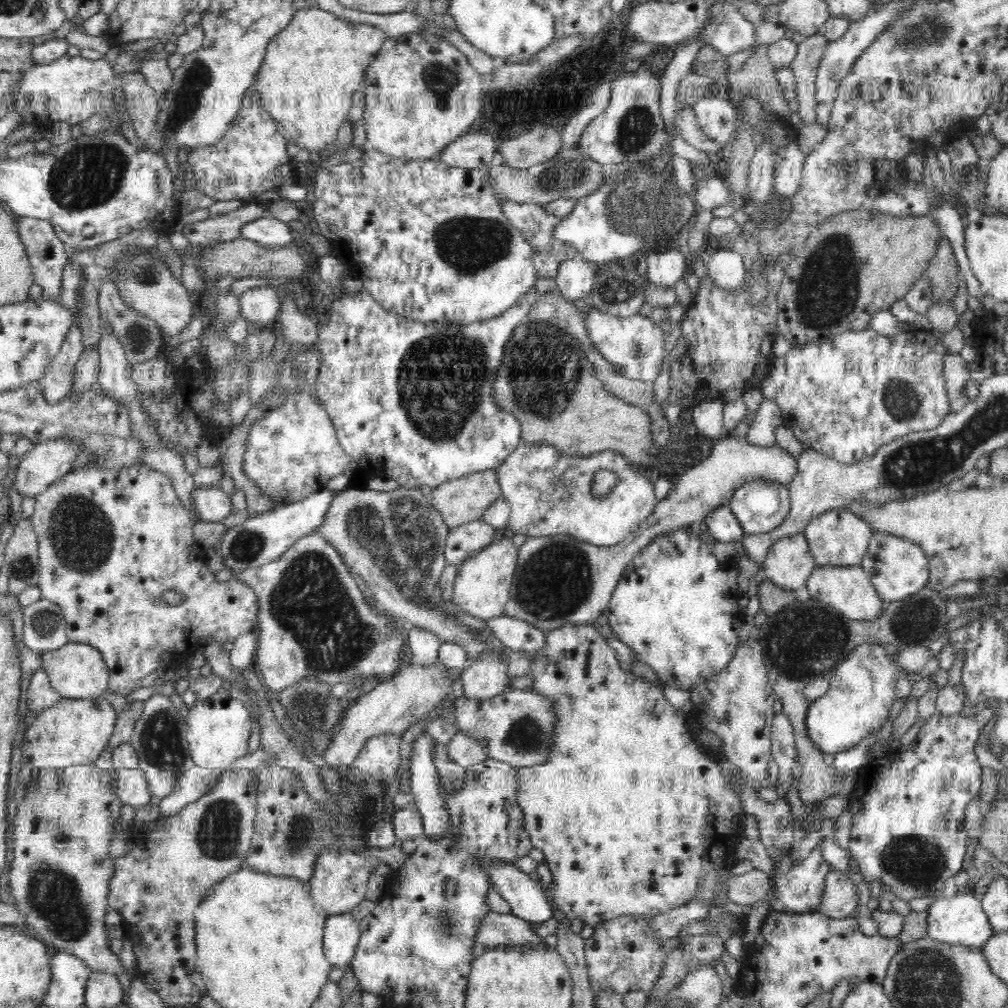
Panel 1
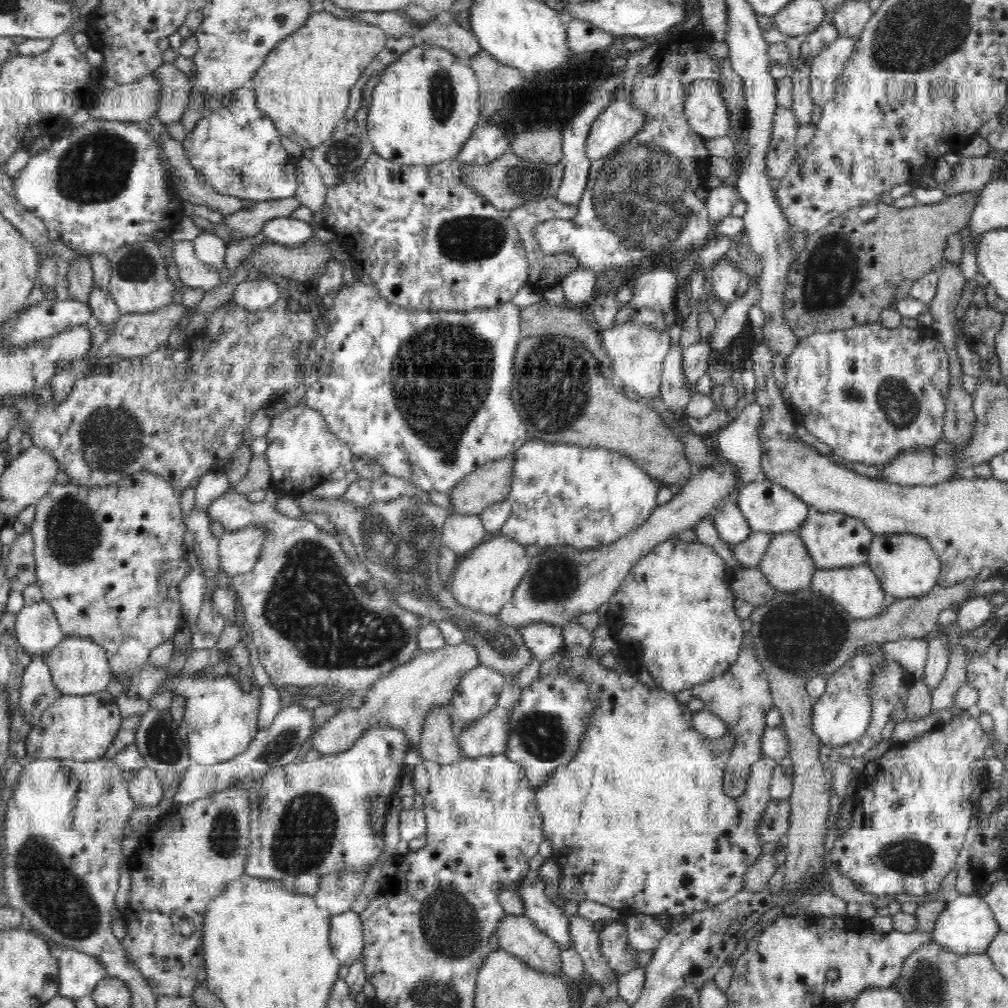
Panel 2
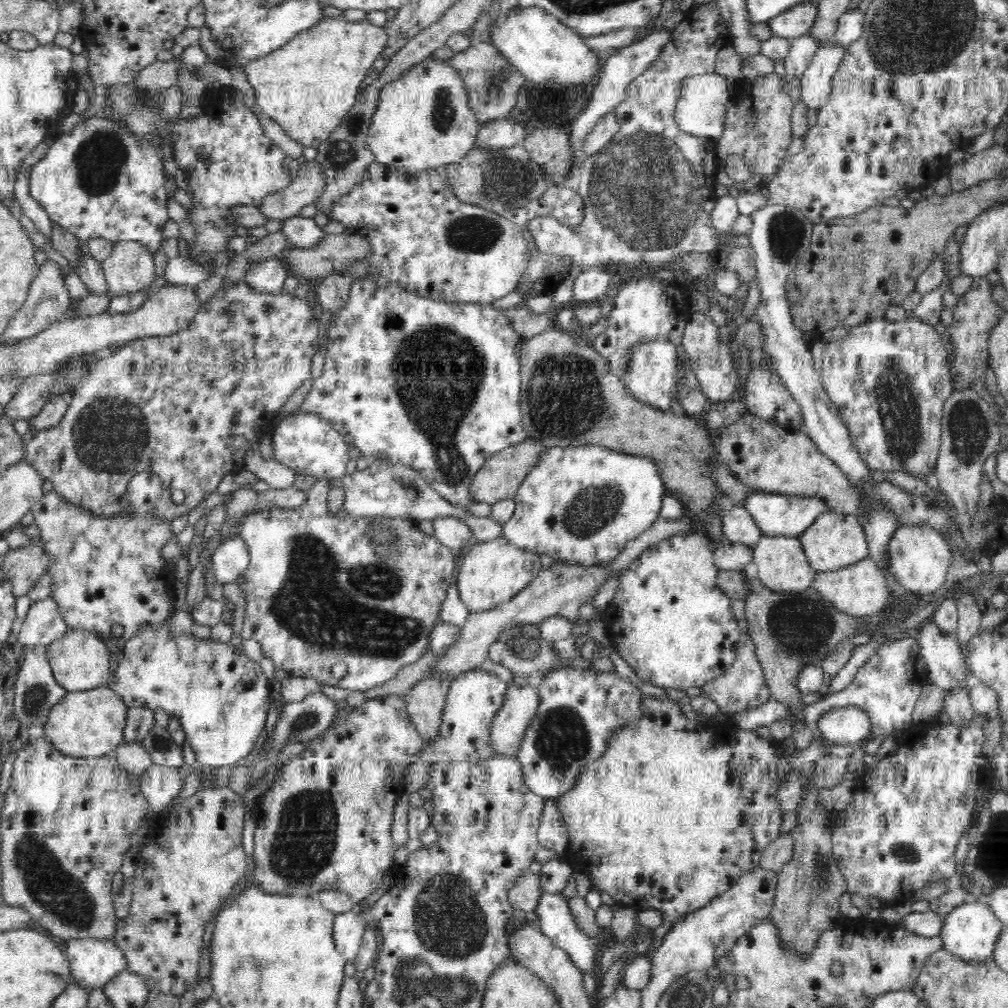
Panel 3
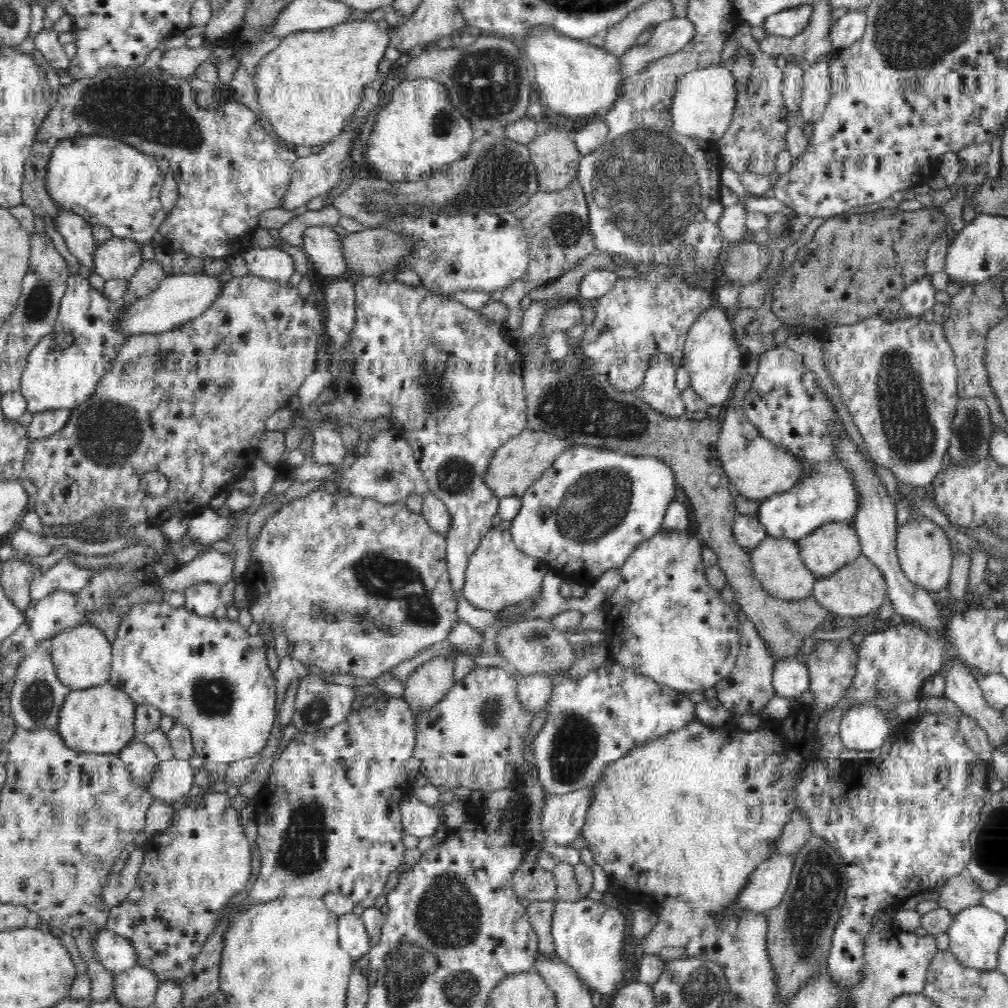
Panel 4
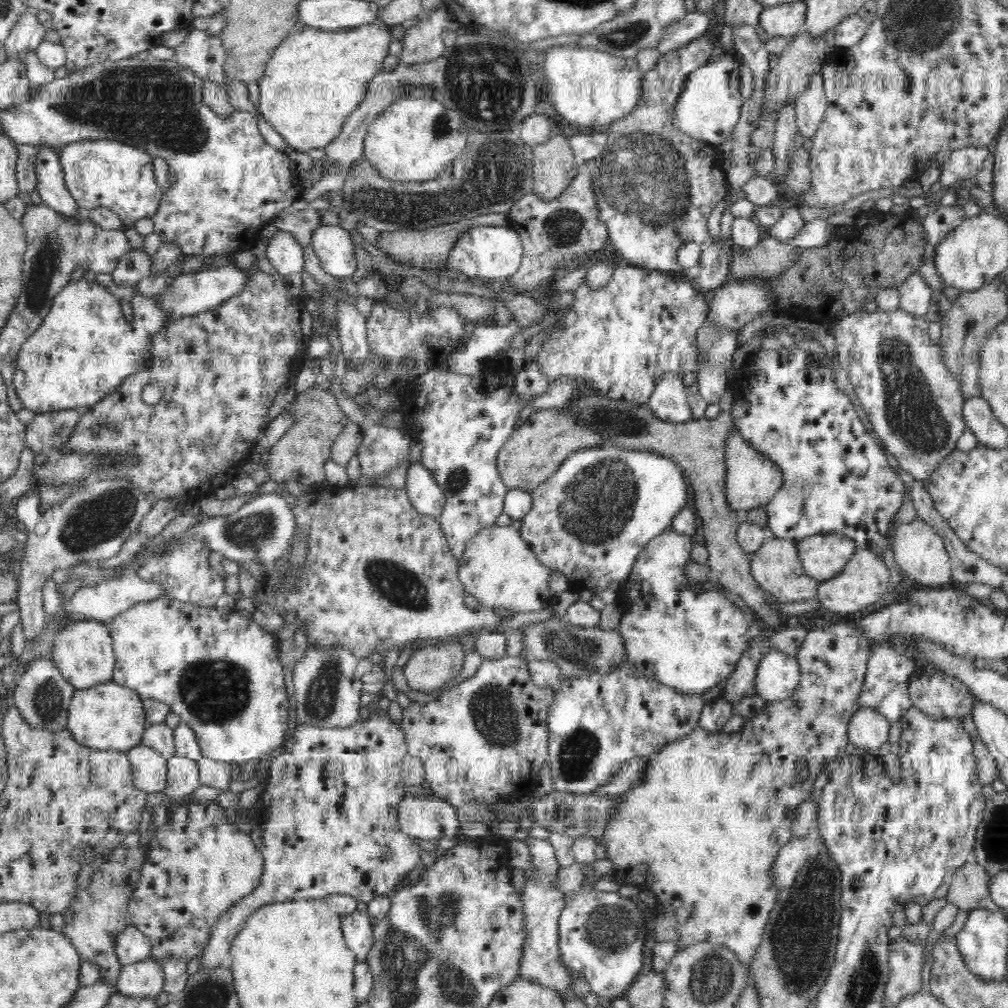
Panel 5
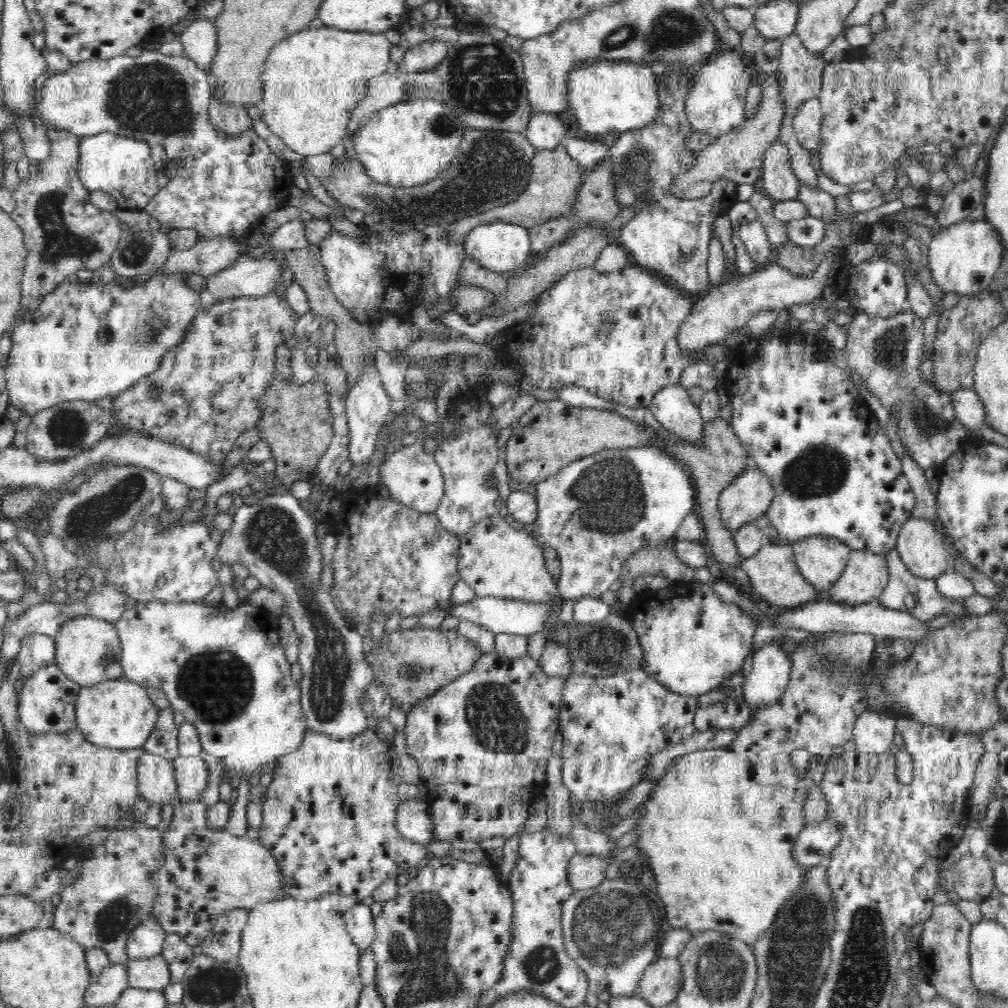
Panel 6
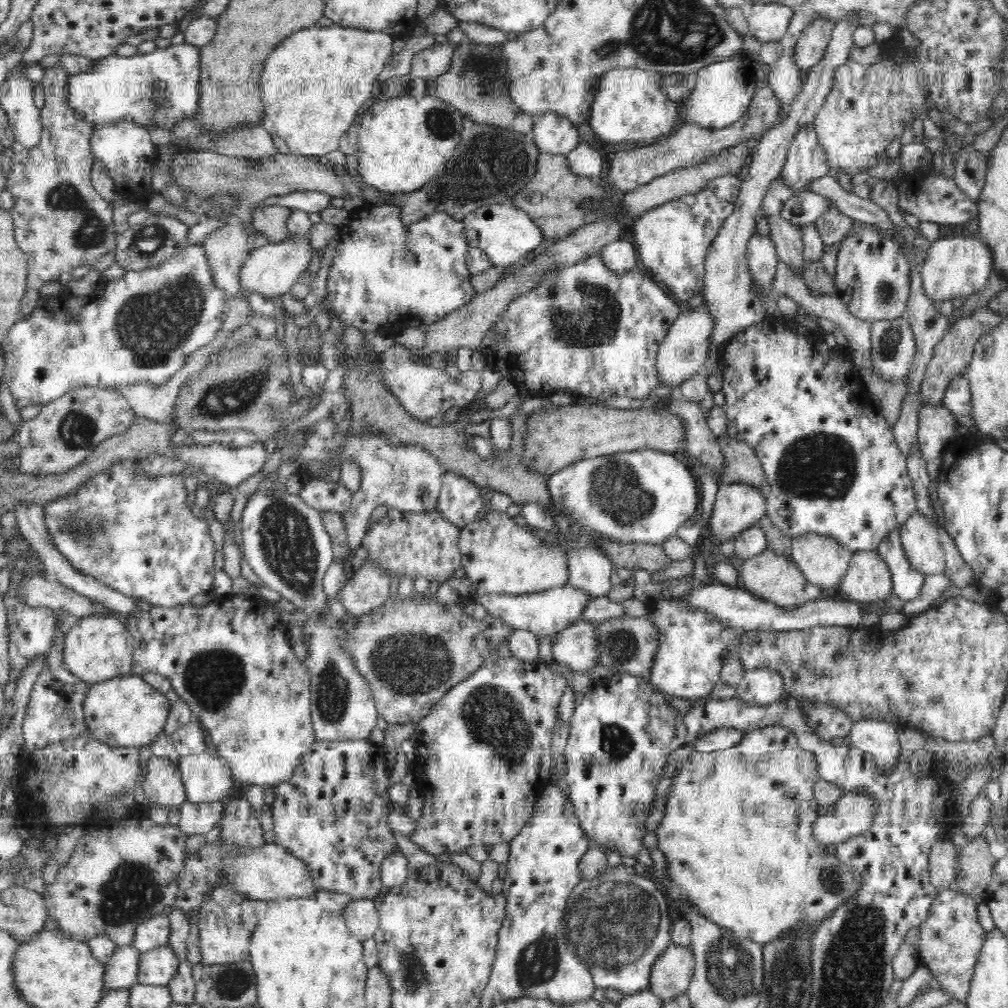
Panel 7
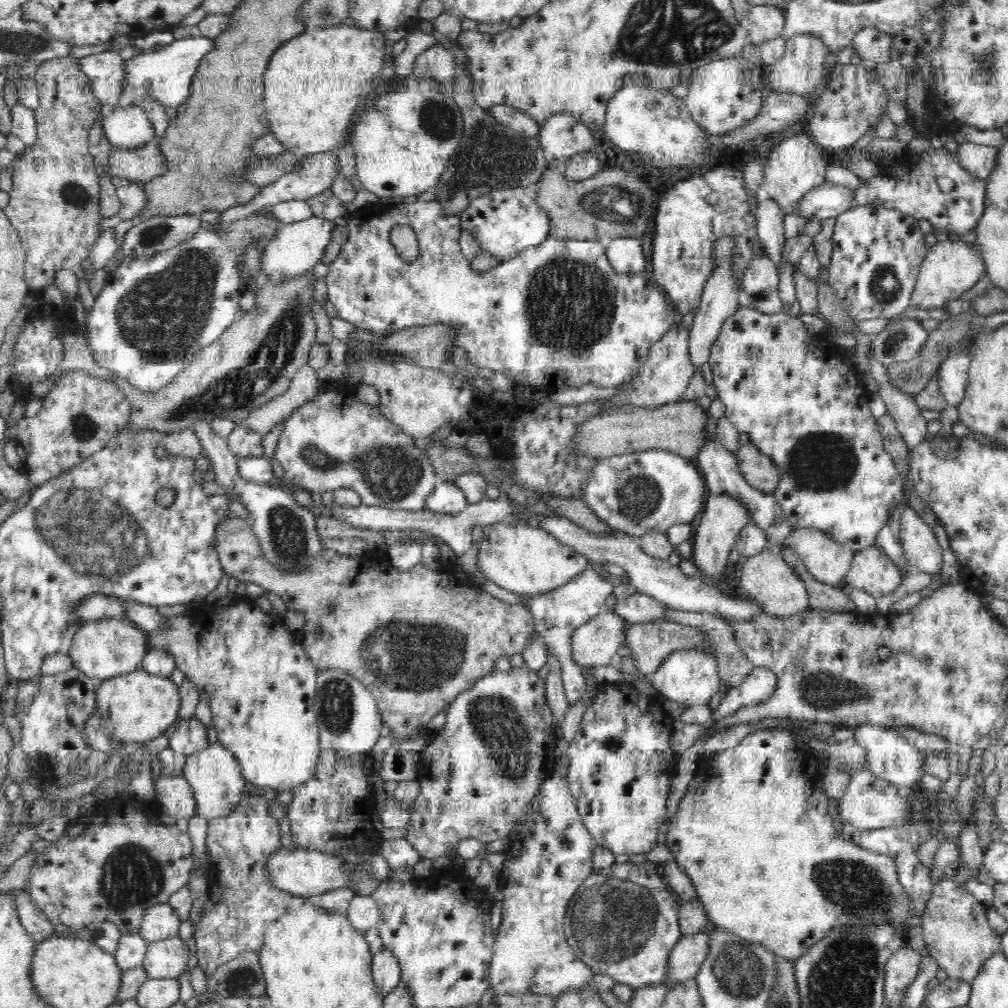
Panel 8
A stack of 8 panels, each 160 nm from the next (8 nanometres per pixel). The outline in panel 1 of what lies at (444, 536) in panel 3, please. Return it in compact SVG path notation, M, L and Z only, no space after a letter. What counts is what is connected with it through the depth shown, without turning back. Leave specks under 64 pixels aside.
M482 519L460 524L449 530L445 542L447 565L460 566L461 562L472 557L476 552L490 546L503 531L486 524Z

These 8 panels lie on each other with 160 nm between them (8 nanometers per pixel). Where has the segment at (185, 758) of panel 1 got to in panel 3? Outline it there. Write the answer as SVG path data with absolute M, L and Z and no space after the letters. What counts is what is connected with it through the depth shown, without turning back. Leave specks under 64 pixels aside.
M155 724L140 743L151 756L153 764L176 769L185 764L182 748L172 740L170 731L164 726Z

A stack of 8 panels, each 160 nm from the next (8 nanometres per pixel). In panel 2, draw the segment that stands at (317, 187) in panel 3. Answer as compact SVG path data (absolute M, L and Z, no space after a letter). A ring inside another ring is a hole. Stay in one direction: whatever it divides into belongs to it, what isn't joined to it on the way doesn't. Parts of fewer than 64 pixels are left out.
M295 196L260 201L251 204L248 208L227 214L221 223L222 226L230 228L230 240L231 242L236 242L237 240L250 238L250 236L256 236L268 220L288 217L300 205L298 200L295 199ZM234 232L240 232L242 234L241 239L234 237Z

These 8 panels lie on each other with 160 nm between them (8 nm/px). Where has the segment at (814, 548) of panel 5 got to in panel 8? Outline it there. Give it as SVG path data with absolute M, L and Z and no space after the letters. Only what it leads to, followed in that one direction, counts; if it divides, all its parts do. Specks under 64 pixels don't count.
M816 528L792 531L788 546L799 556L811 576L825 585L837 585L843 580L856 553Z

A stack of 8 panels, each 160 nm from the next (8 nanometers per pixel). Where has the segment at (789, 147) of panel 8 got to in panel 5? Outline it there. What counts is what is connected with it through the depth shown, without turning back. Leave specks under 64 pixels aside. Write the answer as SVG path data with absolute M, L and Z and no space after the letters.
M815 72L810 77L809 83L808 88L795 98L796 125L802 136L812 138L825 117L828 101L821 72Z

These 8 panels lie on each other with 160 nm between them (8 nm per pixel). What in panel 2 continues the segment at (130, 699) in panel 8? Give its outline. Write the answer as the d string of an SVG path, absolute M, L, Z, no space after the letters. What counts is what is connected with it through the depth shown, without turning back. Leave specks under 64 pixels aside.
M106 689L84 696L62 695L32 725L25 745L28 759L98 759L108 750L123 721L116 699Z

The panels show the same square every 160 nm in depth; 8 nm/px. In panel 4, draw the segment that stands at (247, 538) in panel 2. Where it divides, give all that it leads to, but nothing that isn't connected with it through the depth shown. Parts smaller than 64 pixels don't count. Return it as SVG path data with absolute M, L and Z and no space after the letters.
M218 550L203 551L179 570L160 577L164 594L178 589L188 589L197 582L226 584L234 579L234 554L227 556Z

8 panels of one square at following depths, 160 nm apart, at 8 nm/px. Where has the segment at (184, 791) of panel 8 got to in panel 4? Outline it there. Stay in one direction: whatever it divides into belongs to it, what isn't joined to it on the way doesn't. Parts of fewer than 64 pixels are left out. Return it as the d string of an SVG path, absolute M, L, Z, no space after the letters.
M142 739L130 741L119 750L122 763L128 766L132 781L139 786L150 786L160 760Z

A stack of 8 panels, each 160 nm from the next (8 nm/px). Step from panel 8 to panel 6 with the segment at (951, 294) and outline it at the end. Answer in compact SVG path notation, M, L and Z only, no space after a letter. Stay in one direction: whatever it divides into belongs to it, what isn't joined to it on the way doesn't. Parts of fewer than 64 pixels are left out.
M960 221L935 233L929 244L928 266L936 285L944 294L974 295L993 284L1004 251L998 231L988 221Z

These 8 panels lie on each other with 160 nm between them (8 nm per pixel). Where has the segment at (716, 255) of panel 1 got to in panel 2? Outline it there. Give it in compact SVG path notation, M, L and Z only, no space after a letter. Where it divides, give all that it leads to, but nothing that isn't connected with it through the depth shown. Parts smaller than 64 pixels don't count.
M726 257L718 259L710 272L710 286L714 296L726 303L738 301L748 290L752 278L736 266L732 266Z

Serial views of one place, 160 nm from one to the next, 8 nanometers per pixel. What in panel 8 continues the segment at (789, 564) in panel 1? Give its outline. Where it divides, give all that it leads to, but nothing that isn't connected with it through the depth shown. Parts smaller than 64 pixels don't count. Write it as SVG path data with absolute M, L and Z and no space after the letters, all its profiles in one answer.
M770 548L747 557L740 570L739 583L746 590L749 599L756 601L766 614L776 617L790 616L809 607L809 594L805 582L786 564L779 553Z

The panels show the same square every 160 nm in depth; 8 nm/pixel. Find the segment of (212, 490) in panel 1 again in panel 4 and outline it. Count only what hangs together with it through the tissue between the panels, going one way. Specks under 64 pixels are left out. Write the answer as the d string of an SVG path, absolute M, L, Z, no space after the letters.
M323 488L315 489L304 497L283 504L278 511L271 514L262 524L256 540L249 541L249 549L248 571L242 576L242 584L253 597L253 602L248 608L253 625L259 628L268 622L274 634L284 634L288 642L287 654L304 666L316 666L332 675L349 674L368 679L378 678L384 672L393 670L400 662L410 660L432 644L446 639L452 625L460 621L457 616L458 601L455 599L448 575L446 539L433 532L427 520L422 515L410 511L401 500L394 504L380 504L373 498L352 496L349 490L342 488L335 493L328 493Z

